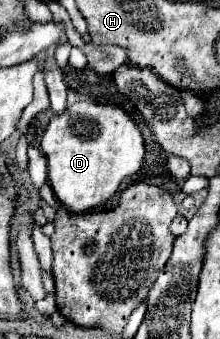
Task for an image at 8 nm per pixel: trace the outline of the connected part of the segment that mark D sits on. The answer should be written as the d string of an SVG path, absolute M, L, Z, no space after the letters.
M77 102L61 116L51 118L41 140L41 152L47 158L49 184L59 202L69 212L83 214L107 202L125 178L141 170L145 144L135 122L119 106Z

